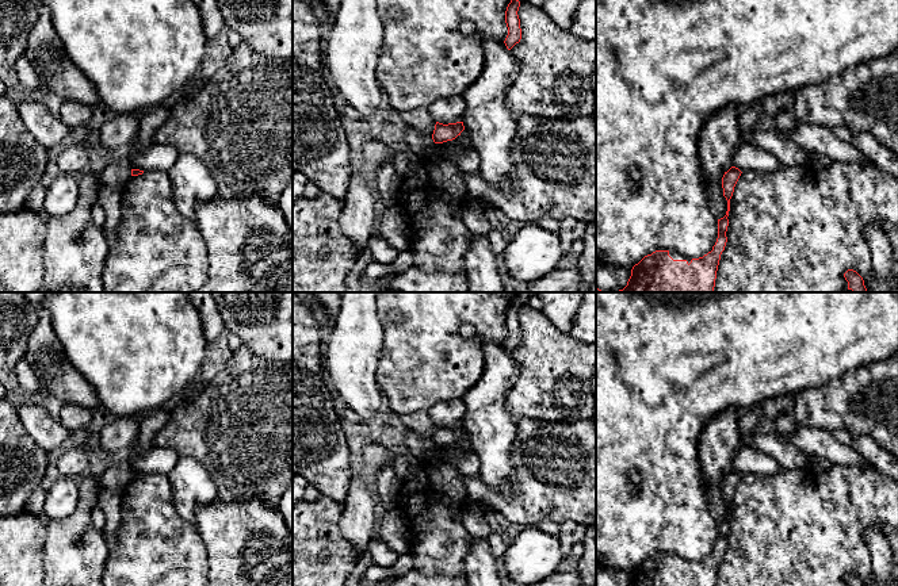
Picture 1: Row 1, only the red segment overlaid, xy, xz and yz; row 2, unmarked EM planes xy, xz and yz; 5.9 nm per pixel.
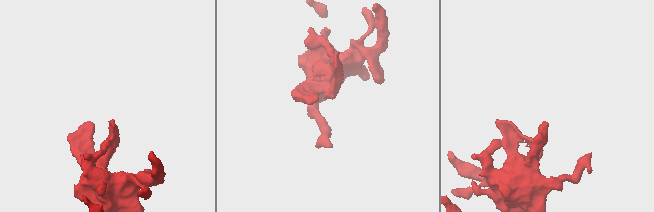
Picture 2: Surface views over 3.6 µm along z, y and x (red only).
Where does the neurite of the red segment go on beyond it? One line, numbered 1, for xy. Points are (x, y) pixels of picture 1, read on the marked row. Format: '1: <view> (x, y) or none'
1: none

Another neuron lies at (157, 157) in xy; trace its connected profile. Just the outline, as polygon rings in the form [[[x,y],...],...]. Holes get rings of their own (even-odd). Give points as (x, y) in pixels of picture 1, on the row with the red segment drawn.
[[[152,143],[142,153],[137,154],[130,162],[130,169],[140,169],[144,172],[168,169],[176,162],[179,152],[173,145]]]

